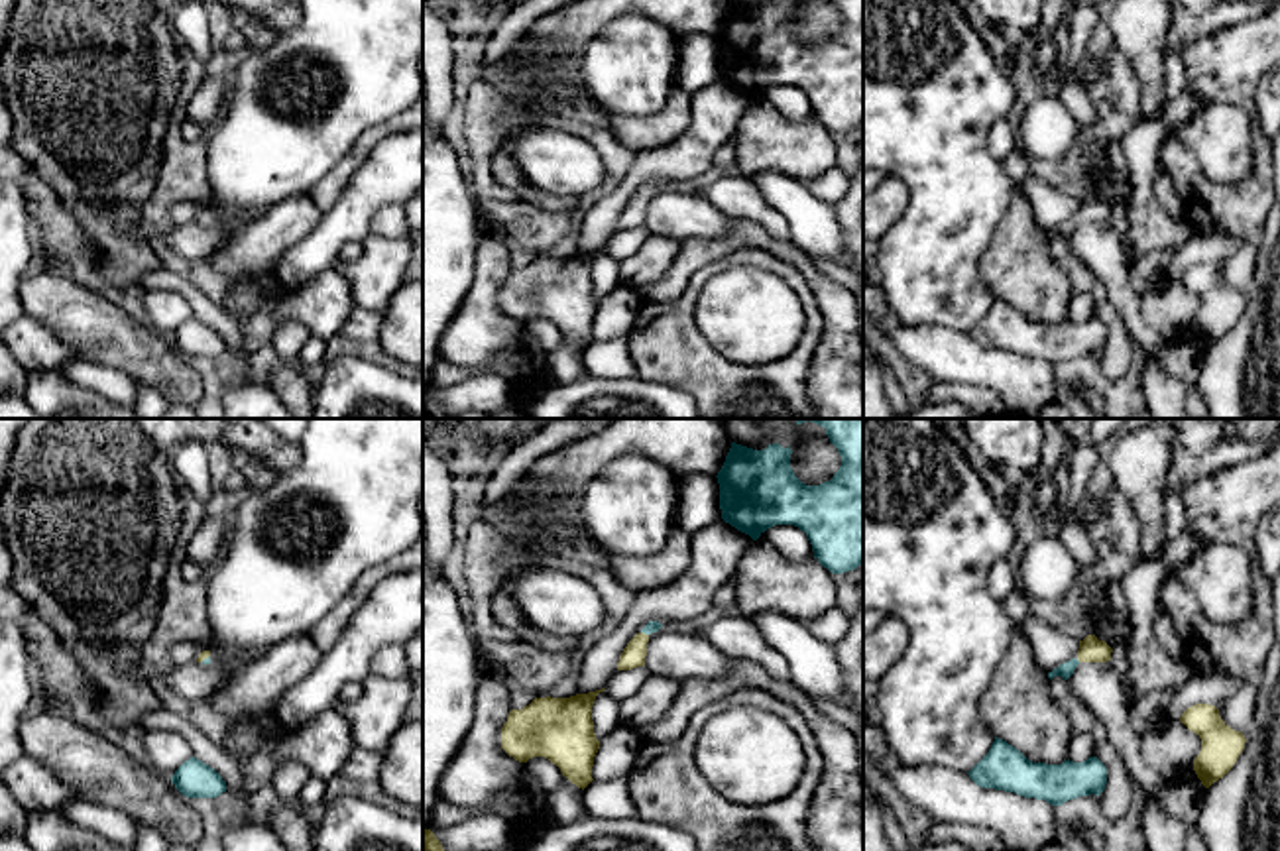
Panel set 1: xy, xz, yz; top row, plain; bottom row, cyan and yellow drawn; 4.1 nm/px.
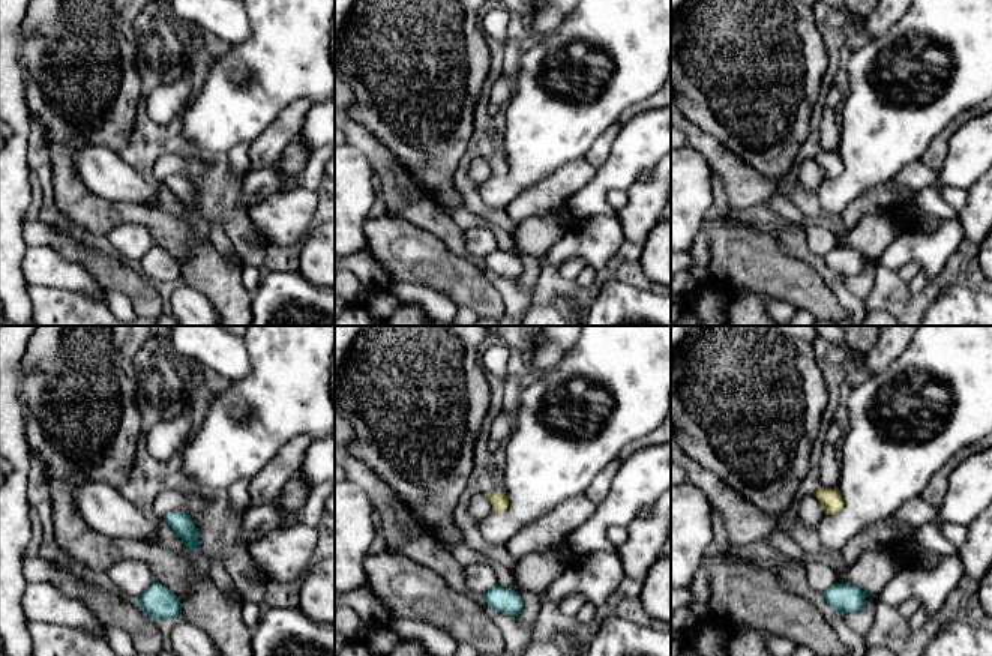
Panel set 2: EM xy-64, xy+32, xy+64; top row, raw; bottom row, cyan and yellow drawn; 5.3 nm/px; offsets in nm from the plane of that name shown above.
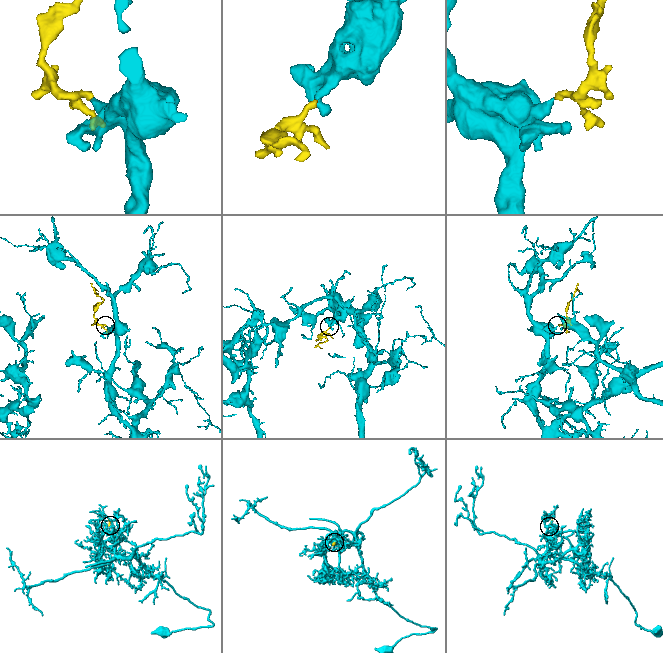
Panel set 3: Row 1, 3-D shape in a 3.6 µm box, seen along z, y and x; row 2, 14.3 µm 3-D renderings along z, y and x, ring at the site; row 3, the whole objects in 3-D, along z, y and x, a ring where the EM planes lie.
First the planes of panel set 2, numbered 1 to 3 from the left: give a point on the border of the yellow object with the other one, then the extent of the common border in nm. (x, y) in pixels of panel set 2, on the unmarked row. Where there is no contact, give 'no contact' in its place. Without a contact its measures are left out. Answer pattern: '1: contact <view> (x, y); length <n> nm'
1: no contact
2: no contact
3: no contact

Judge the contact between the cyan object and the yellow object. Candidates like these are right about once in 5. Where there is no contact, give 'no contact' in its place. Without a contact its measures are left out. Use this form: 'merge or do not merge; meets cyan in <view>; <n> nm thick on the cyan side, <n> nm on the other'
merge; meets cyan in xy; 30 nm thick on the cyan side, 40 nm on the other

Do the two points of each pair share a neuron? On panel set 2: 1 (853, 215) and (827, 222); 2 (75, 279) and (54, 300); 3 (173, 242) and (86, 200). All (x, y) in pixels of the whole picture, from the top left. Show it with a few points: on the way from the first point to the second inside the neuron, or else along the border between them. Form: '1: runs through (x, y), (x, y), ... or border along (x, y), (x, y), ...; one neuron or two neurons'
1: runs through (847, 221), (842, 225), (833, 225); one neuron
2: border along (30, 284), (68, 288), (80, 293); two neurons
3: runs through (152, 221), (144, 213), (107, 213); one neuron

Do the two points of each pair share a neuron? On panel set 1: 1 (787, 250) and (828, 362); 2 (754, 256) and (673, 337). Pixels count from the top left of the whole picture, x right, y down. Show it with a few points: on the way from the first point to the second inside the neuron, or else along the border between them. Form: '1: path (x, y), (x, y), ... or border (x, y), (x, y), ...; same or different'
1: path (814, 278), (834, 301), (834, 335); same
2: path (726, 264), (708, 272), (695, 285), (683, 309); same

